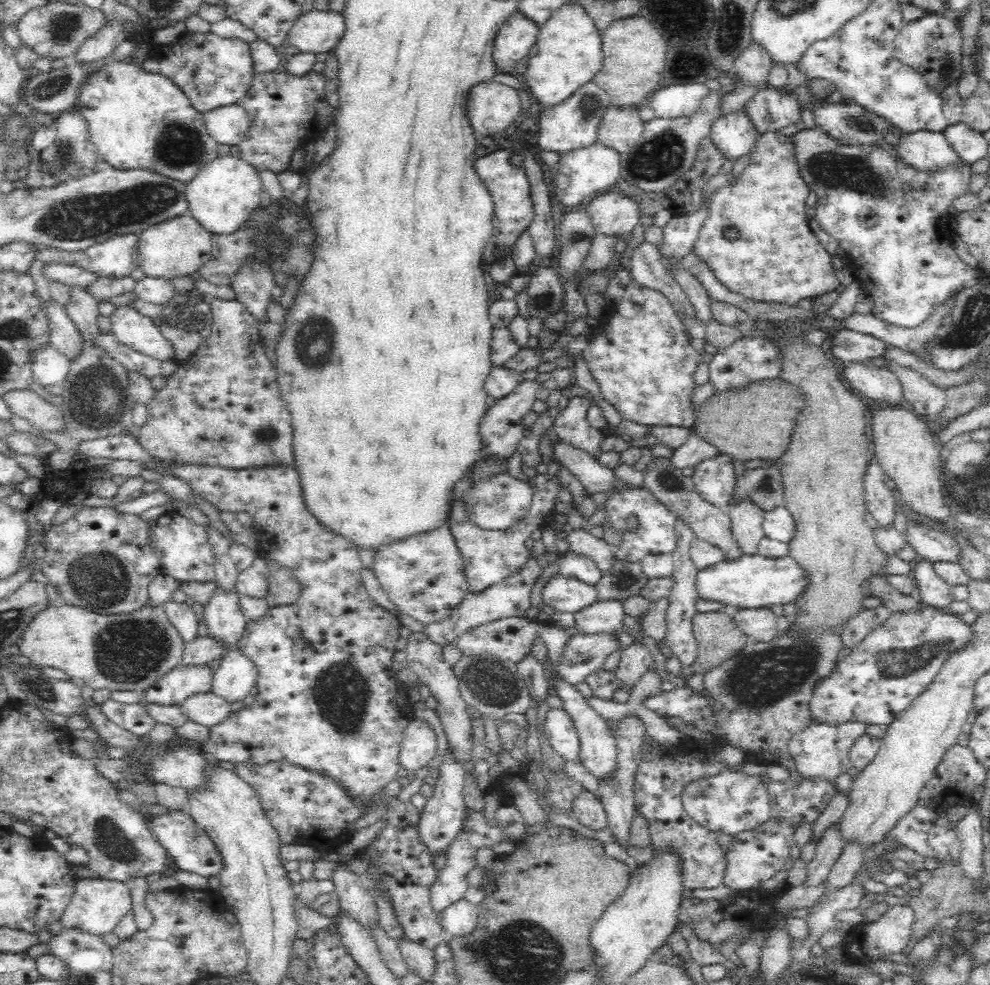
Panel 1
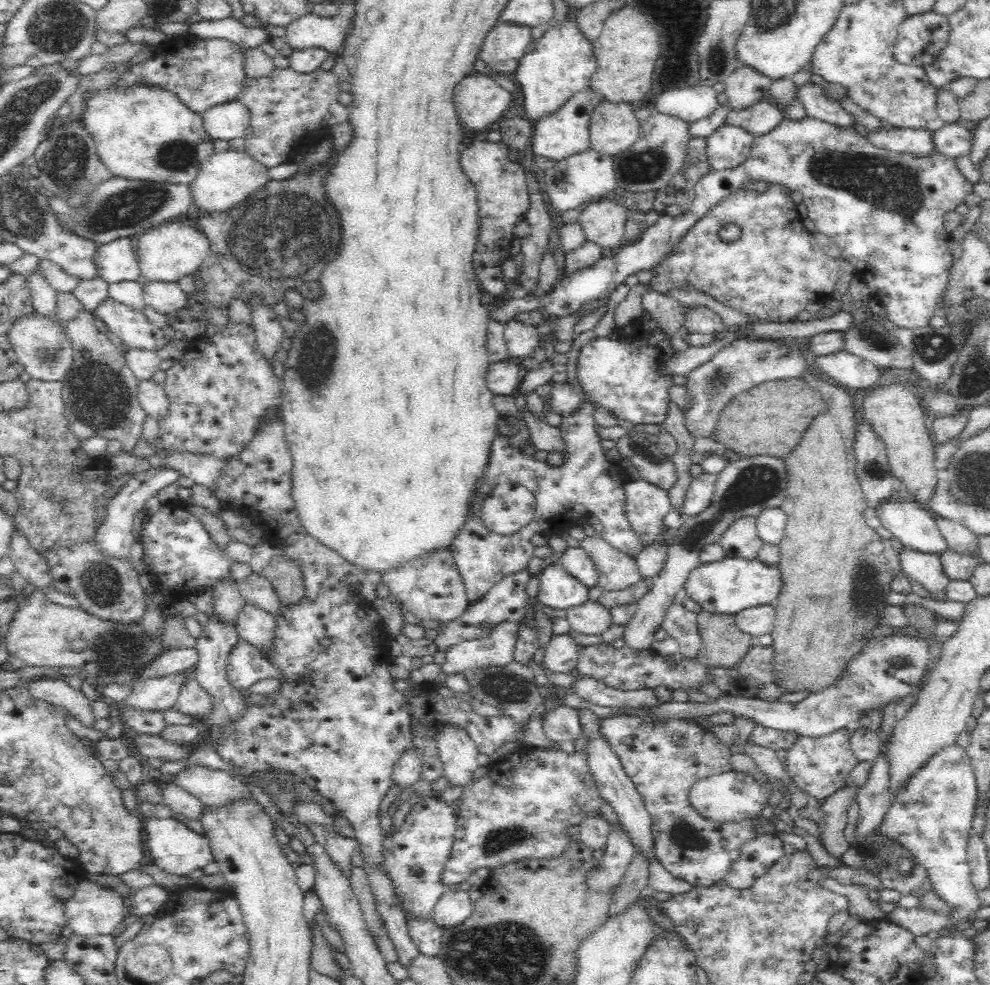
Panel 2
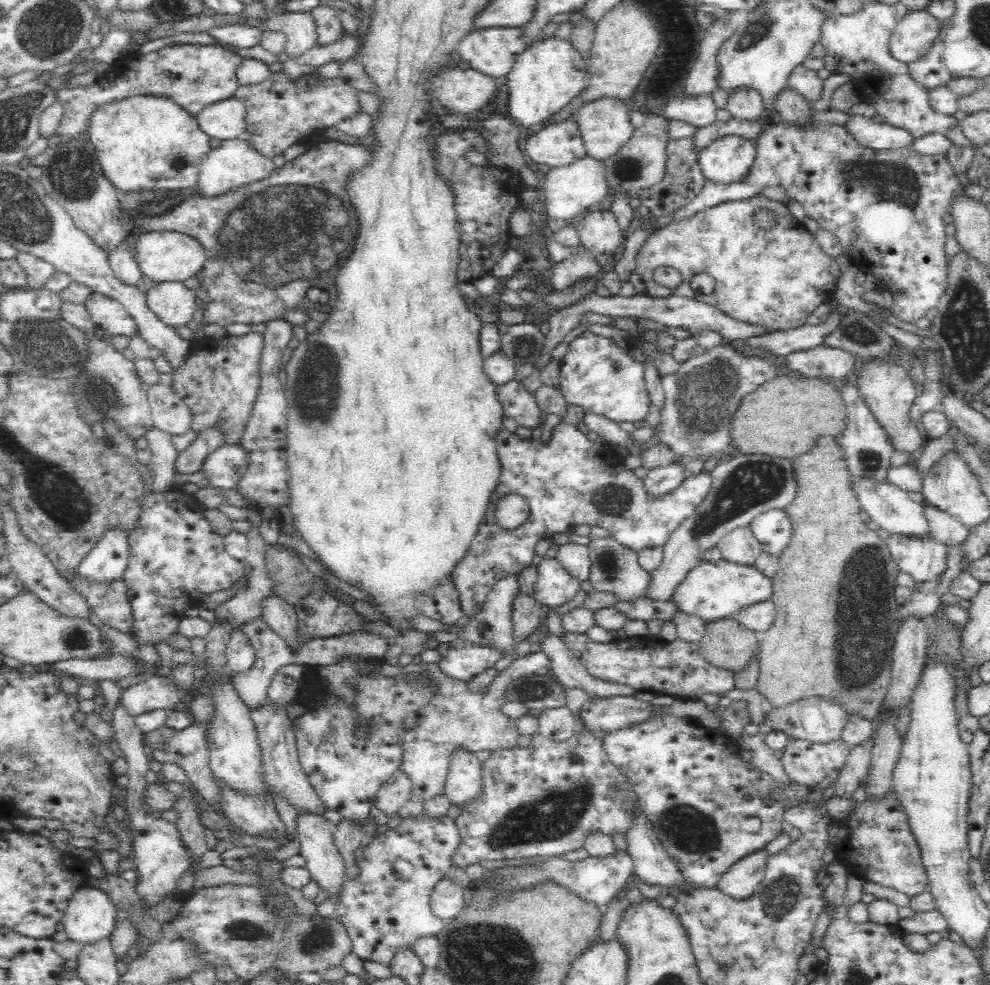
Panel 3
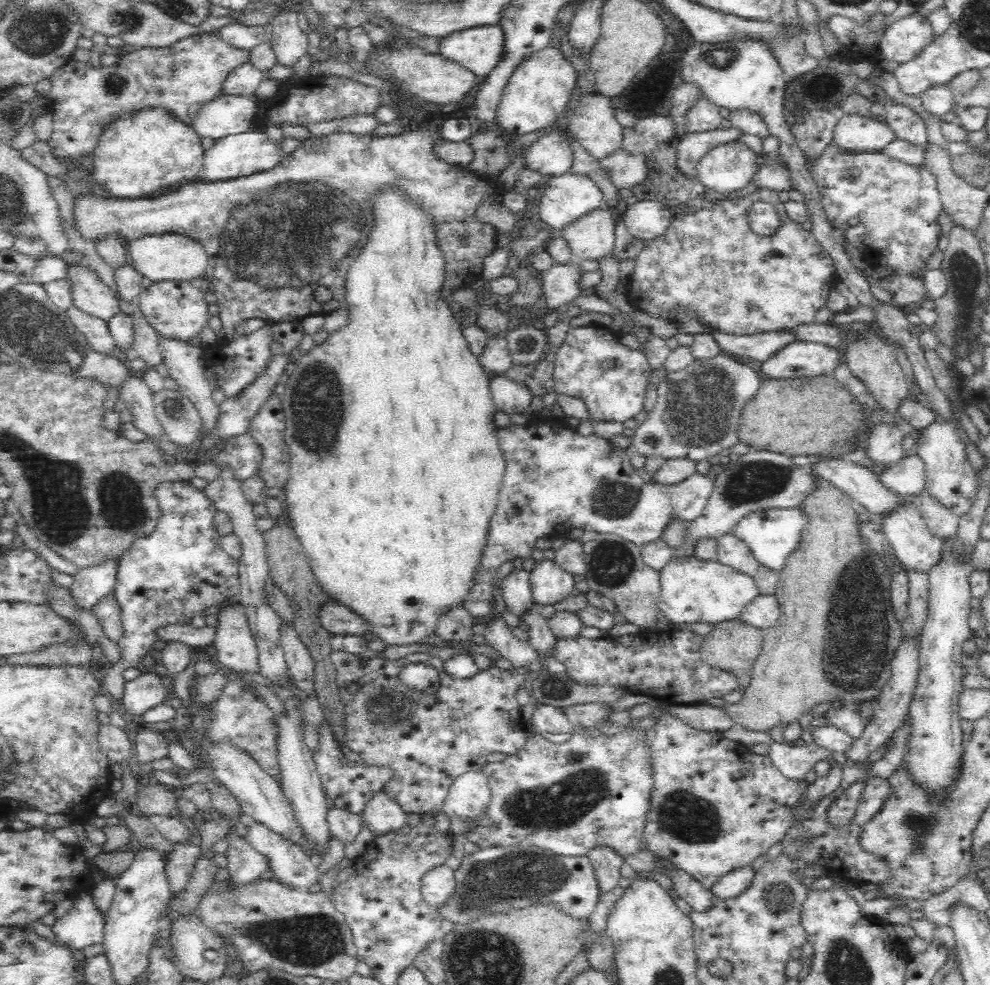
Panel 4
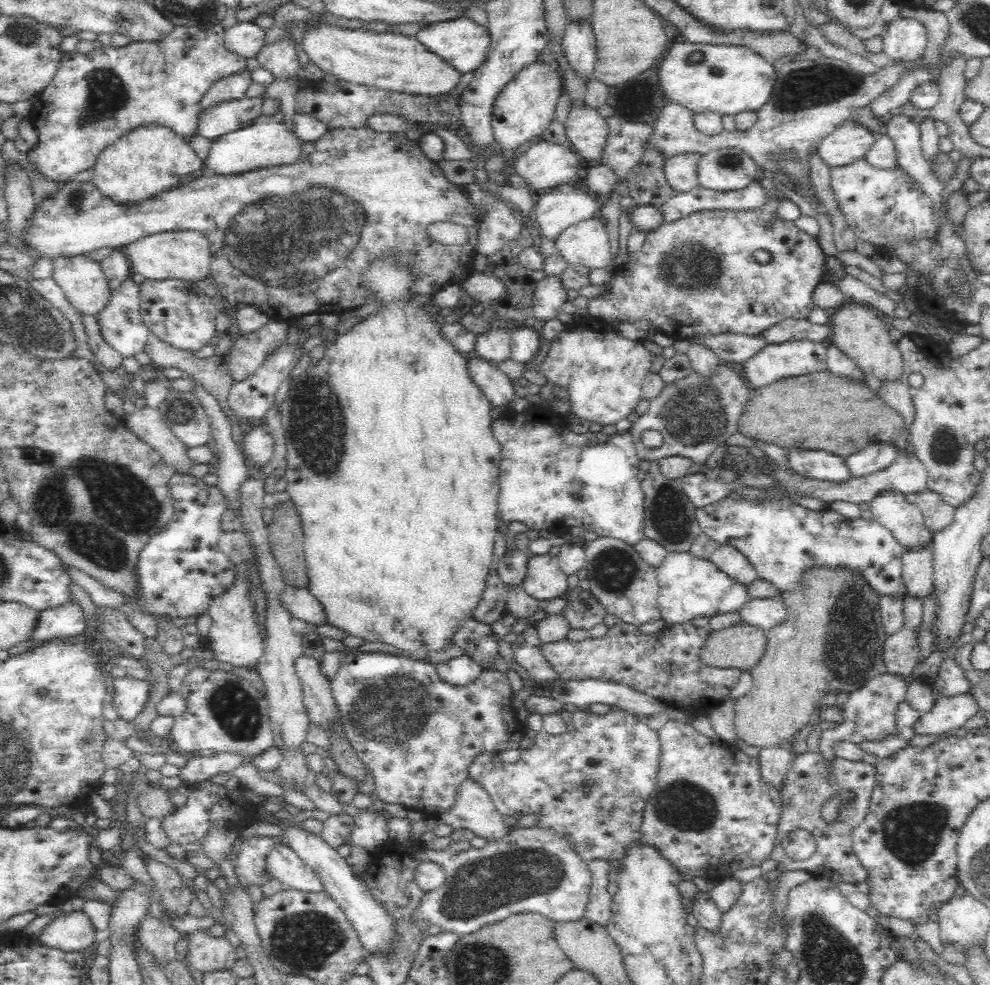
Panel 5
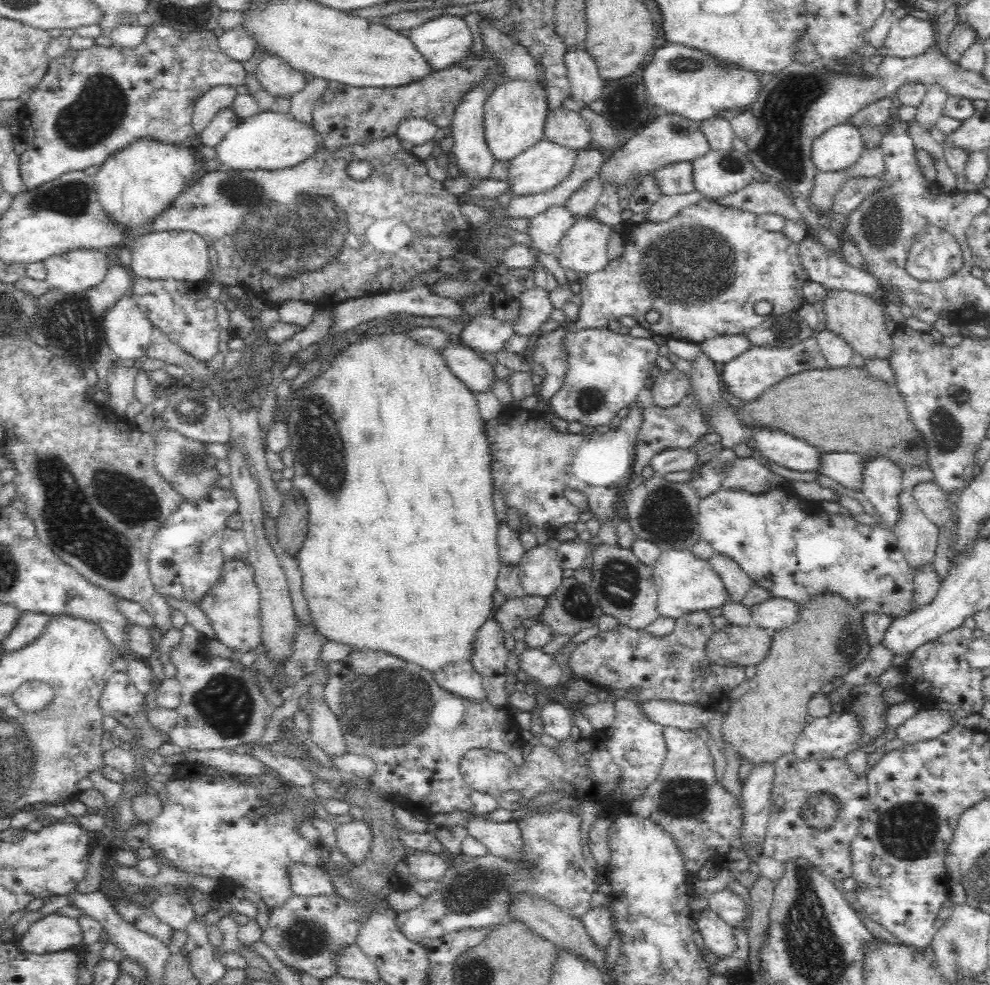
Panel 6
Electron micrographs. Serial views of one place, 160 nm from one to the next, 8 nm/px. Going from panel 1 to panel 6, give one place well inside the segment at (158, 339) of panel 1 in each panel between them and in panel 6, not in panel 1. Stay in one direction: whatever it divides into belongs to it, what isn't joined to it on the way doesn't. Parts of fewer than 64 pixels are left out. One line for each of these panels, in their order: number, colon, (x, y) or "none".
2: (133, 328)
3: (109, 315)
4: (90, 294)
5: (83, 282)
6: (73, 274)

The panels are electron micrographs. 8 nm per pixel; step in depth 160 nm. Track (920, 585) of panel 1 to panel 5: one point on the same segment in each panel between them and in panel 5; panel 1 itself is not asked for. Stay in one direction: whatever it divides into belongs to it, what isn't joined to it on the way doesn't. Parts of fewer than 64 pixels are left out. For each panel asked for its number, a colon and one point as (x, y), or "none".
2: (927, 569)
3: (924, 560)
4: (916, 548)
5: (904, 520)

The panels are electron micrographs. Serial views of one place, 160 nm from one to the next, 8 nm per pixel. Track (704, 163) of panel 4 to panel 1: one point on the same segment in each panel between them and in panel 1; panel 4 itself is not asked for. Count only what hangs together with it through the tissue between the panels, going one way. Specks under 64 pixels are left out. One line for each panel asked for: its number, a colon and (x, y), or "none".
1: (733, 133)
2: (729, 145)
3: (726, 158)

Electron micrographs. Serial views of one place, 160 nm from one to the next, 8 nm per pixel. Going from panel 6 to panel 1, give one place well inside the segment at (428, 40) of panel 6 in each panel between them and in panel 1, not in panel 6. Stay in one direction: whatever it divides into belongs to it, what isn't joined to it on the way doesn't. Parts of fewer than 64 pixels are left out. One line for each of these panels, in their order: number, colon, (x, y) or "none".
1: (518, 34)
2: (505, 45)
3: (493, 51)
4: (480, 50)
5: (463, 43)

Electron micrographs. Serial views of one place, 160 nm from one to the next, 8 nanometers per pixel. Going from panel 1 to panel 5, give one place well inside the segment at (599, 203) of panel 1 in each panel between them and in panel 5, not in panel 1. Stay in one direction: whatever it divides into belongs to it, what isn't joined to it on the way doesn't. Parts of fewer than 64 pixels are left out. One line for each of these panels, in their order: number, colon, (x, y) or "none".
2: (604, 220)
3: (599, 231)
4: (592, 236)
5: (586, 243)

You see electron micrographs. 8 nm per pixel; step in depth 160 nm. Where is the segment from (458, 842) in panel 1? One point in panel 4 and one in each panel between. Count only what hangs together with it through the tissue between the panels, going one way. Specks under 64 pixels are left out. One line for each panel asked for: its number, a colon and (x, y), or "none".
2: (521, 808)
3: (538, 801)
4: (564, 798)

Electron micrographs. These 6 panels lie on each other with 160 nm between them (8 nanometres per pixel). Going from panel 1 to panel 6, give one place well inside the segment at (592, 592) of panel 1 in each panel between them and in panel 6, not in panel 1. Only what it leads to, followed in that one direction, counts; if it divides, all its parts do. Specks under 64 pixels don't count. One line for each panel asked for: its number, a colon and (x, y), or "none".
2: (557, 589)
3: (554, 586)
4: (550, 584)
5: (544, 580)
6: (540, 573)

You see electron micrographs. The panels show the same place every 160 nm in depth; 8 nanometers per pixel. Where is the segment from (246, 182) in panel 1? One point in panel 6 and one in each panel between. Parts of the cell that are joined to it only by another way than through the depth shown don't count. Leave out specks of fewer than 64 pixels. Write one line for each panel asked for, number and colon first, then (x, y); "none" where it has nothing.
2: (225, 179)
3: (233, 164)
4: (239, 155)
5: (266, 142)
6: (270, 140)

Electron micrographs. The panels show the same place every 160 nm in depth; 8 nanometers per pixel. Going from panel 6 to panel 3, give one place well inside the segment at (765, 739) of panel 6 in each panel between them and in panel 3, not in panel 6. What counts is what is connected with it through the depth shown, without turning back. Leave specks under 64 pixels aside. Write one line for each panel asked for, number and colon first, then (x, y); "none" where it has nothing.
3: (834, 589)
4: (832, 580)
5: (832, 640)

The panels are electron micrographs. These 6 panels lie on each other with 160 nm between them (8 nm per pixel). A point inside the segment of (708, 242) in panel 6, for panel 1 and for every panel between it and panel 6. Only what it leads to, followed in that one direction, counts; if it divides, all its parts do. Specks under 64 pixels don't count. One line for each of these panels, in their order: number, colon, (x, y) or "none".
1: (776, 257)
2: (775, 269)
3: (776, 276)
4: (709, 260)
5: (697, 275)

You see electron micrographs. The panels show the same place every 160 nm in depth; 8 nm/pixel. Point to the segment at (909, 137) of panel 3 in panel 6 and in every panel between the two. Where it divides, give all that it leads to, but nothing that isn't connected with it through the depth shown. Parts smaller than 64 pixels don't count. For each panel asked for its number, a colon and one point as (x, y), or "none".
4: (857, 132)
5: (849, 141)
6: (839, 148)

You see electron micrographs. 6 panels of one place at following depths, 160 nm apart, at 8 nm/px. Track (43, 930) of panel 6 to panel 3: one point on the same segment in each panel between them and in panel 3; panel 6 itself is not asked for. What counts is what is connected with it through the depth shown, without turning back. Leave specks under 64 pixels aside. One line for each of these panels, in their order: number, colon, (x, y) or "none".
3: (91, 915)
4: (83, 925)
5: (73, 931)

